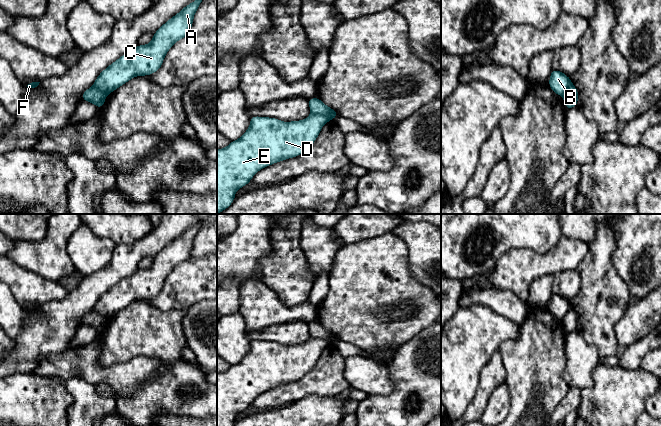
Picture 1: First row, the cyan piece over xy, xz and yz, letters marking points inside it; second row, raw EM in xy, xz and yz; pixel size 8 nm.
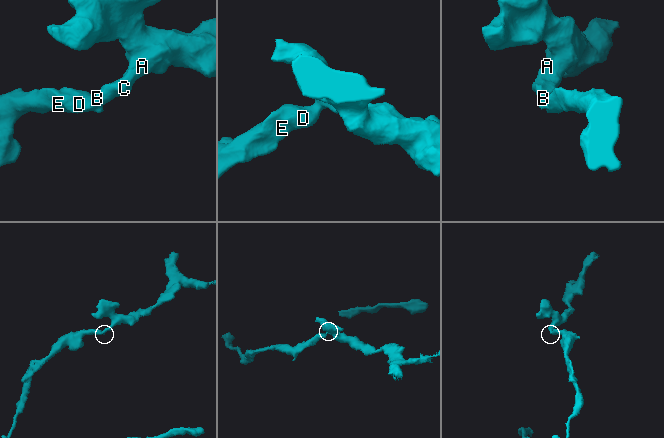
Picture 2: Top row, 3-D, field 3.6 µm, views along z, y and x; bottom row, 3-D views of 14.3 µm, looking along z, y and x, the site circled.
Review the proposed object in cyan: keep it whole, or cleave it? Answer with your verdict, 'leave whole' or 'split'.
split

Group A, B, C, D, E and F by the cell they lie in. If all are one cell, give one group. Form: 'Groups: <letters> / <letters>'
Groups: A B C / D E F

